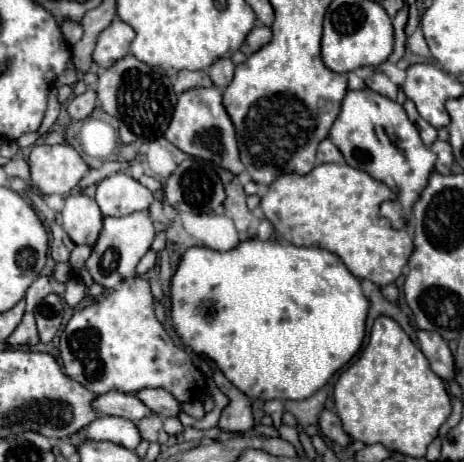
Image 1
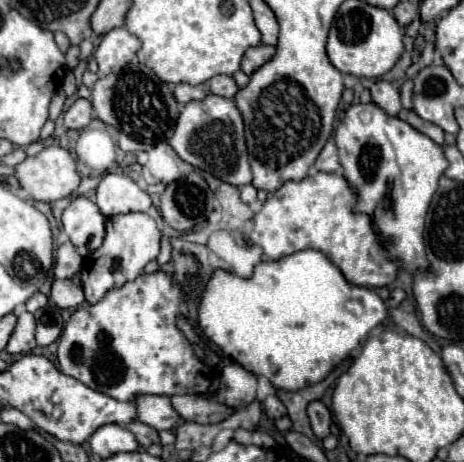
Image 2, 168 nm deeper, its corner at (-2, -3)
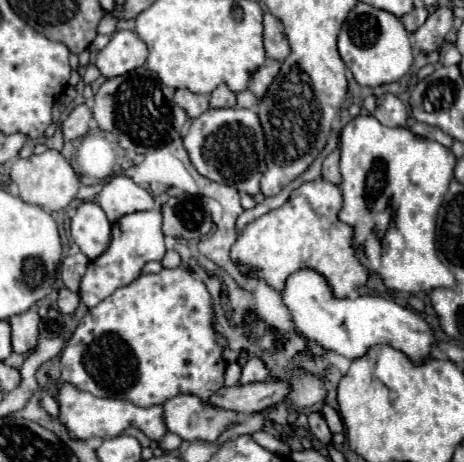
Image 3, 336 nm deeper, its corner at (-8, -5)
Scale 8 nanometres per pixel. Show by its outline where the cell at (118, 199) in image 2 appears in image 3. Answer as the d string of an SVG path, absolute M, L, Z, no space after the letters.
M114 176L112 180L108 180L102 192L98 194L96 202L106 212L110 222L116 222L118 218L130 212L154 208L152 194L142 186L134 184L128 176Z

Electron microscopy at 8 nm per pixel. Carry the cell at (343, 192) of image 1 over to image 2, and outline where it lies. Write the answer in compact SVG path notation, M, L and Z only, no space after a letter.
M318 172L300 182L286 182L276 190L252 218L248 244L260 246L266 260L280 260L300 250L318 250L326 254L344 278L354 286L386 286L396 278L398 264L390 262L378 242L378 234L368 214L354 214L354 190L344 176Z

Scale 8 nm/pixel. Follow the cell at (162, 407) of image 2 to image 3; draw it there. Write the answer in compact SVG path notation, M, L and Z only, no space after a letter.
M190 394L174 396L174 398L166 400L162 404L162 408L164 408L164 424L166 424L168 432L178 434L182 440L214 442L230 424L238 422L236 412L222 410L222 408L216 408L216 406L208 406L208 404L204 404L204 400L200 400L198 396L190 396Z

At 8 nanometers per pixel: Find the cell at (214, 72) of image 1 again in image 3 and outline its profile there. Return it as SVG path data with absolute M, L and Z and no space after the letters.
M220 84L210 94L210 108L234 108L234 106L236 106L236 94L226 84Z

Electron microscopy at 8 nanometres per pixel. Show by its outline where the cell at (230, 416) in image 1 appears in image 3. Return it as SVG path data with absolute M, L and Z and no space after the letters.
M250 358L246 362L246 366L242 368L242 376L240 376L240 384L252 384L252 382L266 382L270 376L268 376L268 370L266 366L262 364L262 360L258 358Z

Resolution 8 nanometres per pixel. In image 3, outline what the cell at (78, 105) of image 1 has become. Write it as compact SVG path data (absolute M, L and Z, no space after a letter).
M80 104L62 122L62 134L66 140L74 140L84 136L90 130L90 126L92 126L92 110L86 104Z

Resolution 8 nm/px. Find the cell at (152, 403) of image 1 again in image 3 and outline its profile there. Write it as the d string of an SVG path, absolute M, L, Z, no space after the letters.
M258 382L258 384L246 384L246 386L232 386L222 388L222 392L216 392L206 400L212 406L232 410L236 414L252 414L262 412L264 408L280 402L288 392L286 384L280 382Z

